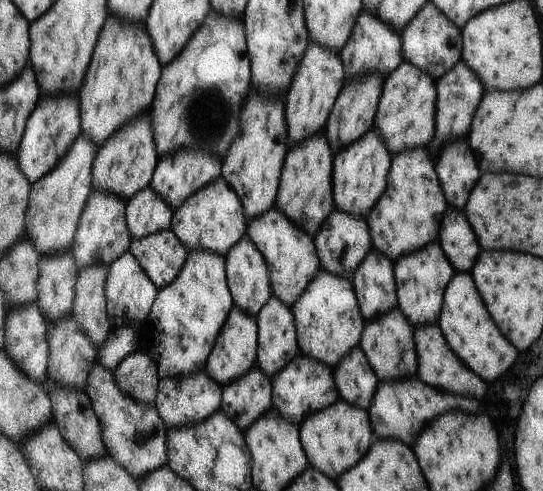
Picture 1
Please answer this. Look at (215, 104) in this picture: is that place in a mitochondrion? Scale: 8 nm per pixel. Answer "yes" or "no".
yes

